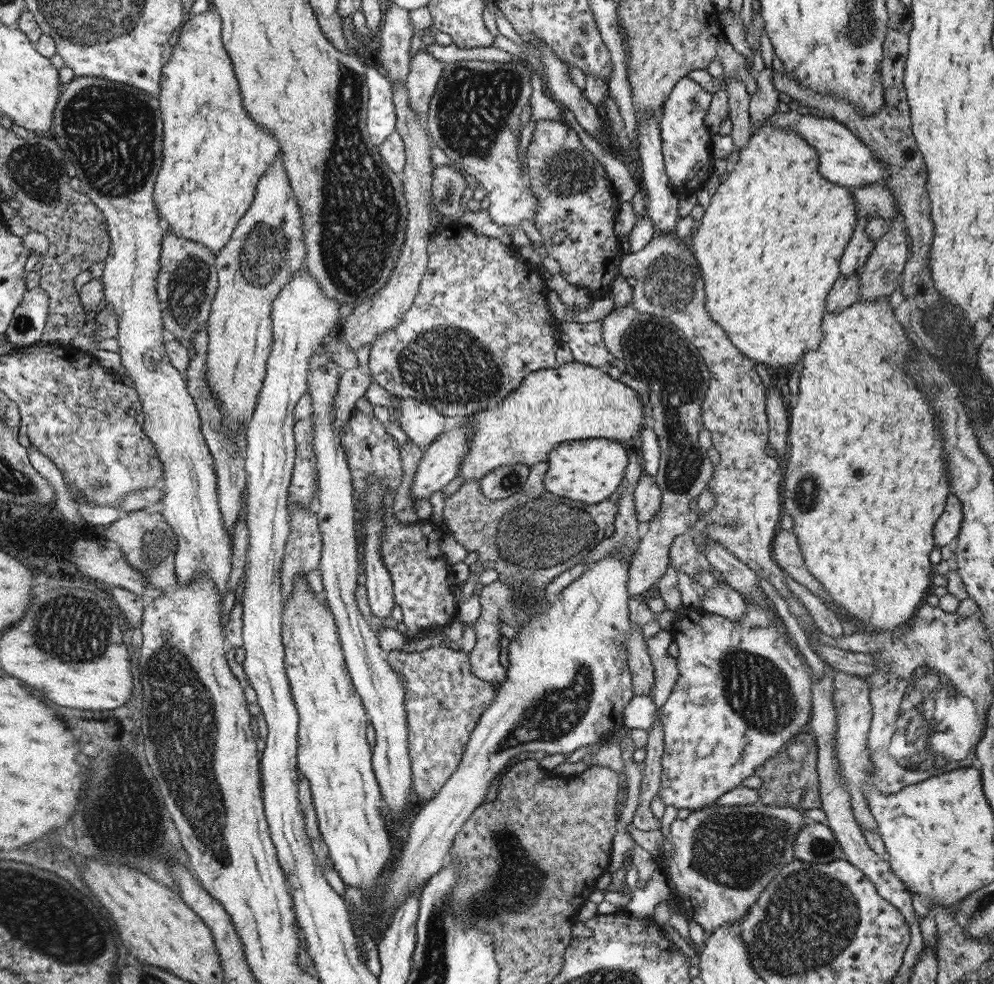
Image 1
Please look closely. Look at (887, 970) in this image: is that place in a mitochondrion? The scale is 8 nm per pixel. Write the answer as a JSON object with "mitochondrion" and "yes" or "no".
{"mitochondrion":"no"}

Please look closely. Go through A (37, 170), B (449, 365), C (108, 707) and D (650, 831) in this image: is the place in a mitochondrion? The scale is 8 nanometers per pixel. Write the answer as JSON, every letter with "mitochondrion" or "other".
{"A":"mitochondrion","B":"mitochondrion","C":"other","D":"other"}

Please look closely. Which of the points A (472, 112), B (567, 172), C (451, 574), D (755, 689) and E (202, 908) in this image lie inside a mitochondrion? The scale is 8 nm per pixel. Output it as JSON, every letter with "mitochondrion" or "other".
{"A":"mitochondrion","B":"mitochondrion","C":"other","D":"mitochondrion","E":"other"}

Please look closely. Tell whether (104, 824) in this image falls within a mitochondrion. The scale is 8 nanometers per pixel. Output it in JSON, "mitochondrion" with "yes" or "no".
{"mitochondrion":"yes"}

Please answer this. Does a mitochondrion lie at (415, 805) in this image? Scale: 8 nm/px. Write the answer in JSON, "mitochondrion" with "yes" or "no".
{"mitochondrion":"no"}

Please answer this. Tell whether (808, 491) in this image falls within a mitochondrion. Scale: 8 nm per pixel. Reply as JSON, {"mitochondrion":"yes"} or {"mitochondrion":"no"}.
{"mitochondrion":"yes"}

